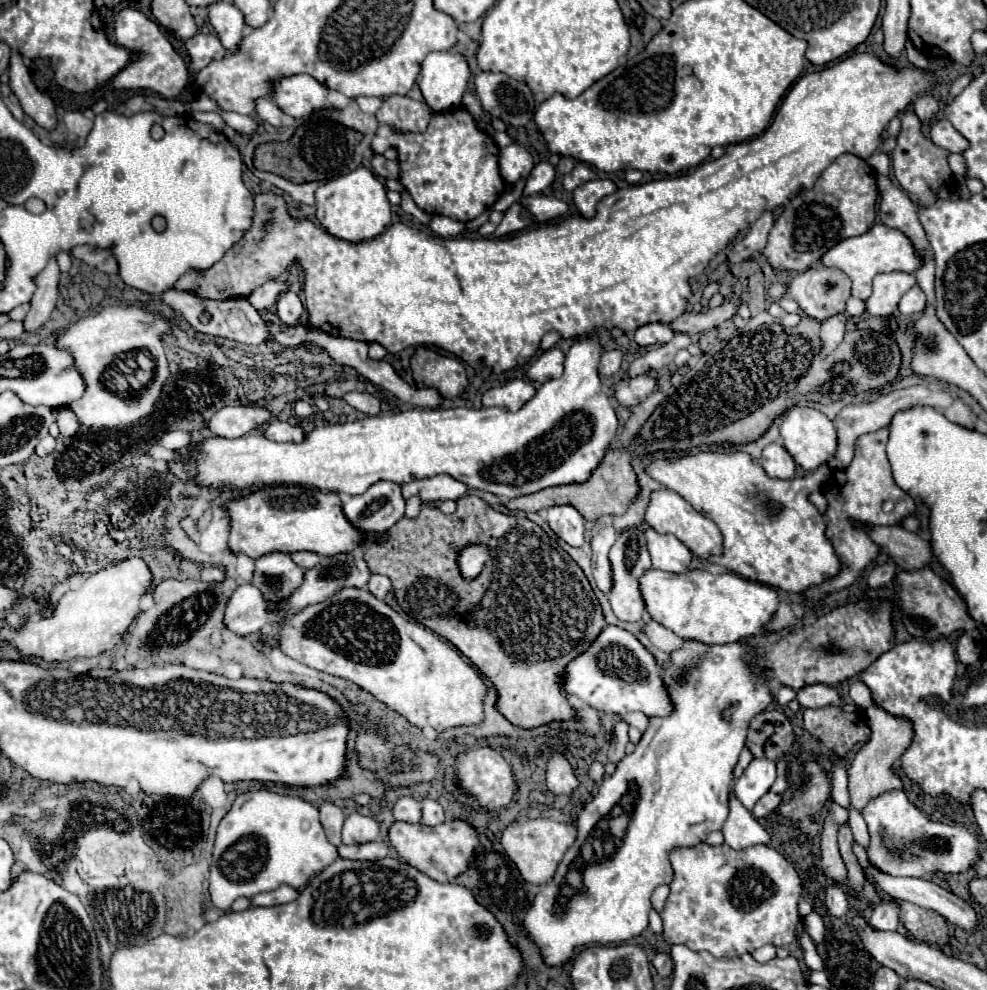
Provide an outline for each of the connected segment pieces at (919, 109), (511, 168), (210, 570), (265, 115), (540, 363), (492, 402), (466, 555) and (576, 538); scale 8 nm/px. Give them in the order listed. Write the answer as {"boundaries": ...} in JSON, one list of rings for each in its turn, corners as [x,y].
{"boundaries":[[[[920,96],[916,98],[916,102],[912,104],[912,110],[916,112],[916,116],[922,120],[922,122],[930,122],[936,118],[938,114],[938,102],[932,98],[932,96]]],[[[508,144],[500,150],[500,174],[508,184],[516,184],[520,178],[526,178],[534,168],[530,152],[518,144]]],[[[208,566],[208,568],[200,570],[200,578],[206,580],[206,582],[216,582],[216,580],[224,580],[224,572],[220,568]]],[[[256,98],[256,114],[276,128],[282,126],[282,122],[280,122],[282,110],[270,98]]],[[[550,348],[530,364],[526,376],[536,382],[546,382],[562,376],[562,370],[564,370],[562,364],[564,364],[564,352],[560,348]]],[[[512,380],[504,386],[498,388],[490,388],[484,396],[482,396],[482,404],[484,406],[498,406],[498,408],[506,408],[506,410],[518,410],[522,408],[532,396],[536,394],[534,386],[526,380]]],[[[468,544],[468,548],[462,548],[458,552],[456,564],[458,564],[464,580],[474,580],[476,576],[480,576],[488,556],[490,556],[490,552],[488,552],[486,544]]],[[[552,506],[546,510],[548,526],[554,530],[558,538],[568,542],[570,546],[584,544],[584,518],[572,506]]]]}

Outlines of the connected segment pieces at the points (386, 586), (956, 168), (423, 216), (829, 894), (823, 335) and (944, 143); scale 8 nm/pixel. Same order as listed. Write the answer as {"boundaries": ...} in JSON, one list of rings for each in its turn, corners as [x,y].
{"boundaries":[[[[372,574],[370,580],[368,580],[368,590],[376,596],[376,598],[384,598],[386,594],[390,594],[392,590],[392,584],[390,584],[390,578],[388,576],[382,576],[382,574]]],[[[950,154],[948,162],[950,162],[950,168],[952,168],[954,174],[958,174],[962,178],[966,176],[966,164],[964,164],[964,156],[962,154]]],[[[406,190],[402,192],[402,204],[400,204],[400,208],[402,208],[406,214],[418,218],[422,224],[428,224],[428,220],[432,220],[432,216],[430,216],[428,212],[424,212],[424,210],[420,210],[420,208],[416,206],[416,202],[412,200],[412,196],[408,196]]],[[[830,884],[826,888],[826,896],[824,896],[824,904],[826,910],[832,918],[842,918],[848,914],[848,902],[846,902],[846,894],[838,884]]],[[[836,314],[828,320],[822,322],[822,330],[820,330],[820,340],[822,340],[822,348],[820,348],[820,356],[824,358],[830,350],[834,350],[840,340],[844,338],[846,332],[846,314]]],[[[946,118],[932,126],[930,138],[934,144],[938,144],[940,148],[944,148],[948,152],[964,152],[970,148],[968,140]]]]}

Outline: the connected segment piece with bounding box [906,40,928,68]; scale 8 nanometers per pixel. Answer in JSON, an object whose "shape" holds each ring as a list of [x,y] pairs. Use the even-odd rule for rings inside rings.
{"shape":[[[906,40],[906,54],[908,54],[908,60],[910,60],[914,66],[918,66],[918,68],[928,68],[926,56],[924,56],[922,52],[918,52],[910,40]]]}

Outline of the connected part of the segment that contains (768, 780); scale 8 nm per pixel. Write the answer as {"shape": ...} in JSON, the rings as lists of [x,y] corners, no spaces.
{"shape":[[[754,758],[742,776],[734,782],[734,794],[744,804],[744,808],[752,810],[754,804],[770,790],[776,780],[776,766],[768,758]]]}

